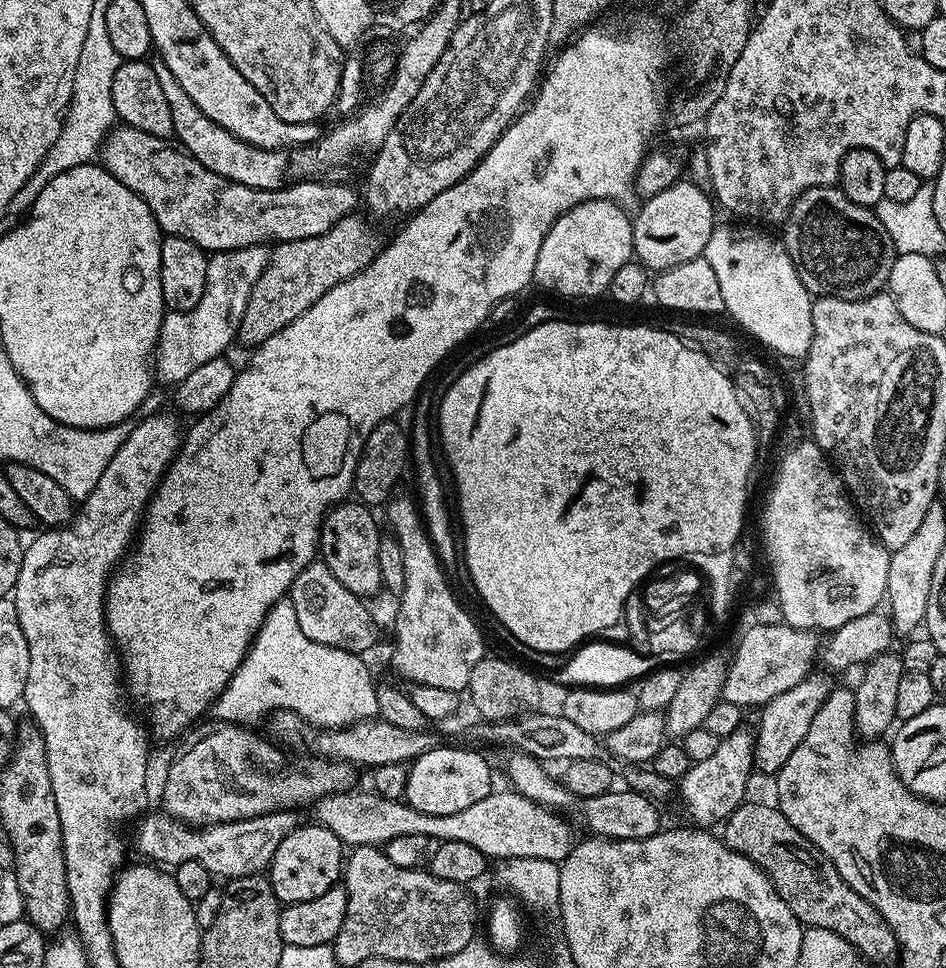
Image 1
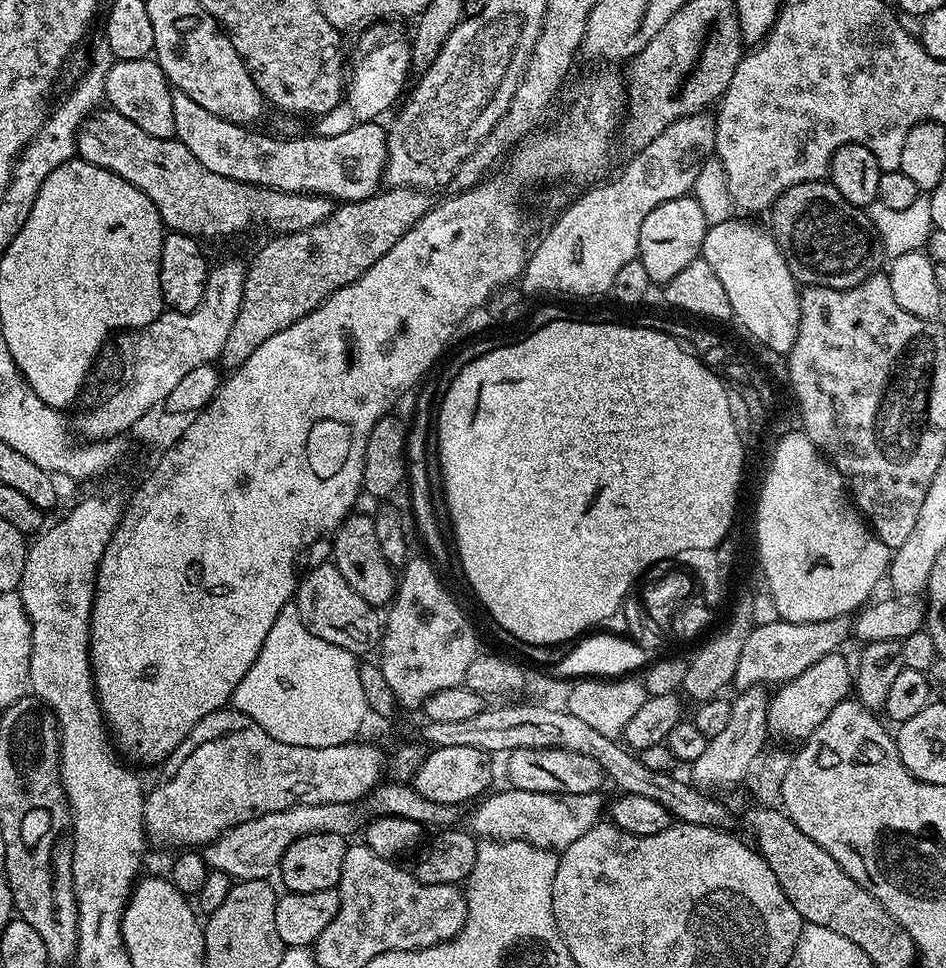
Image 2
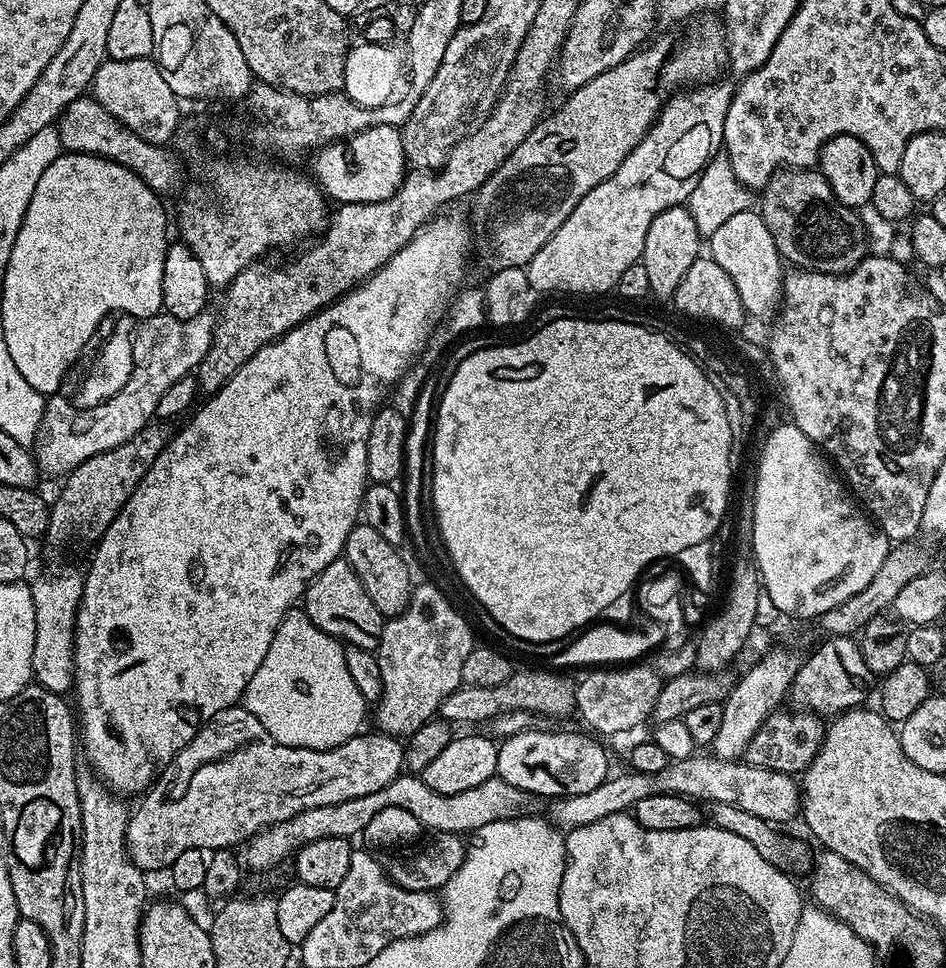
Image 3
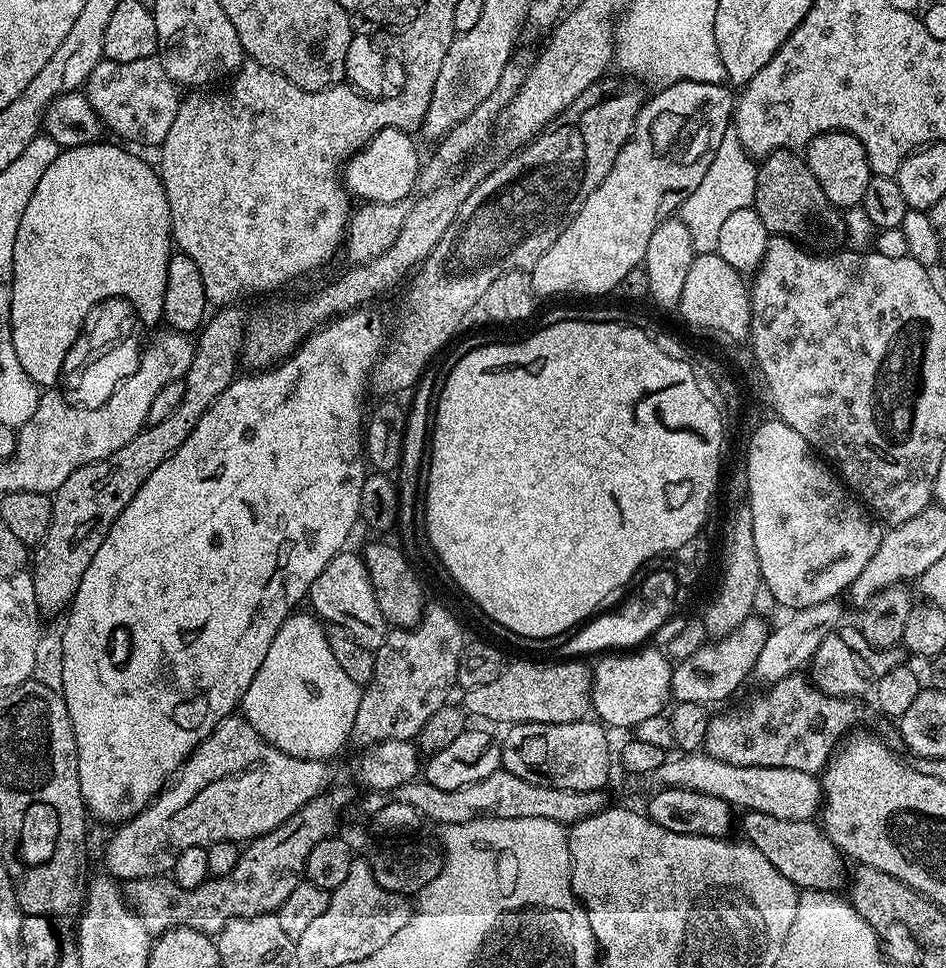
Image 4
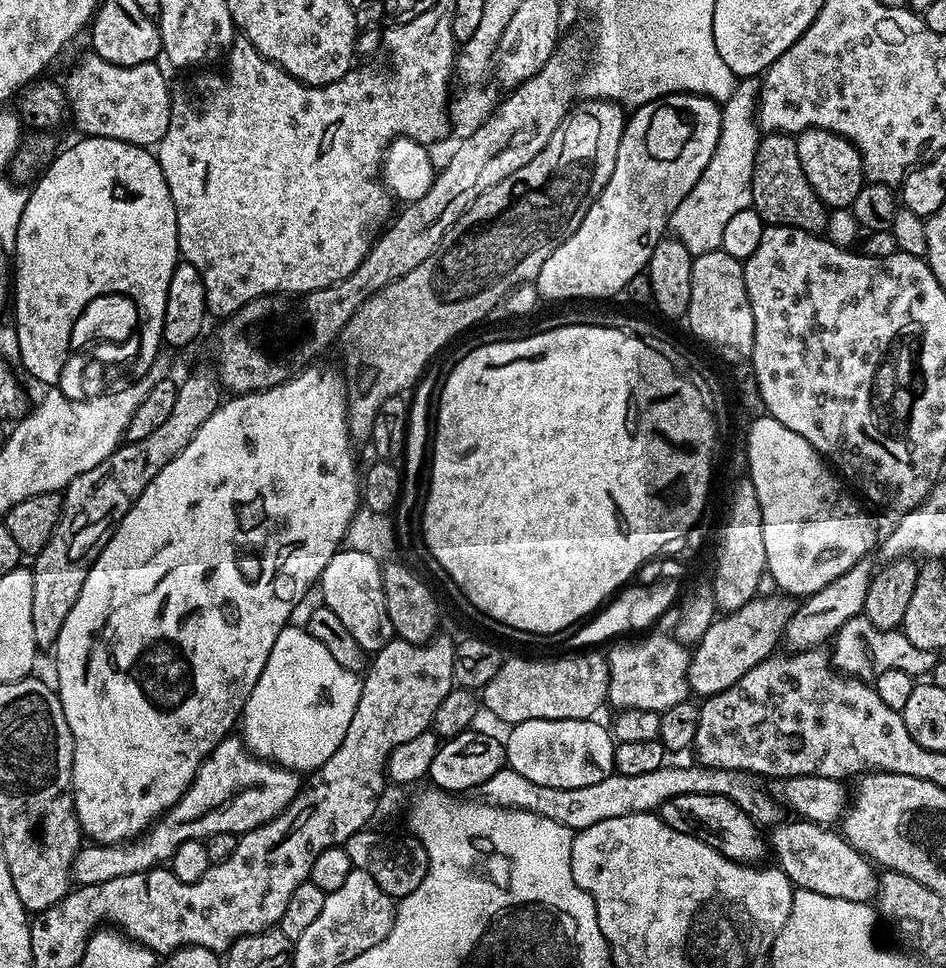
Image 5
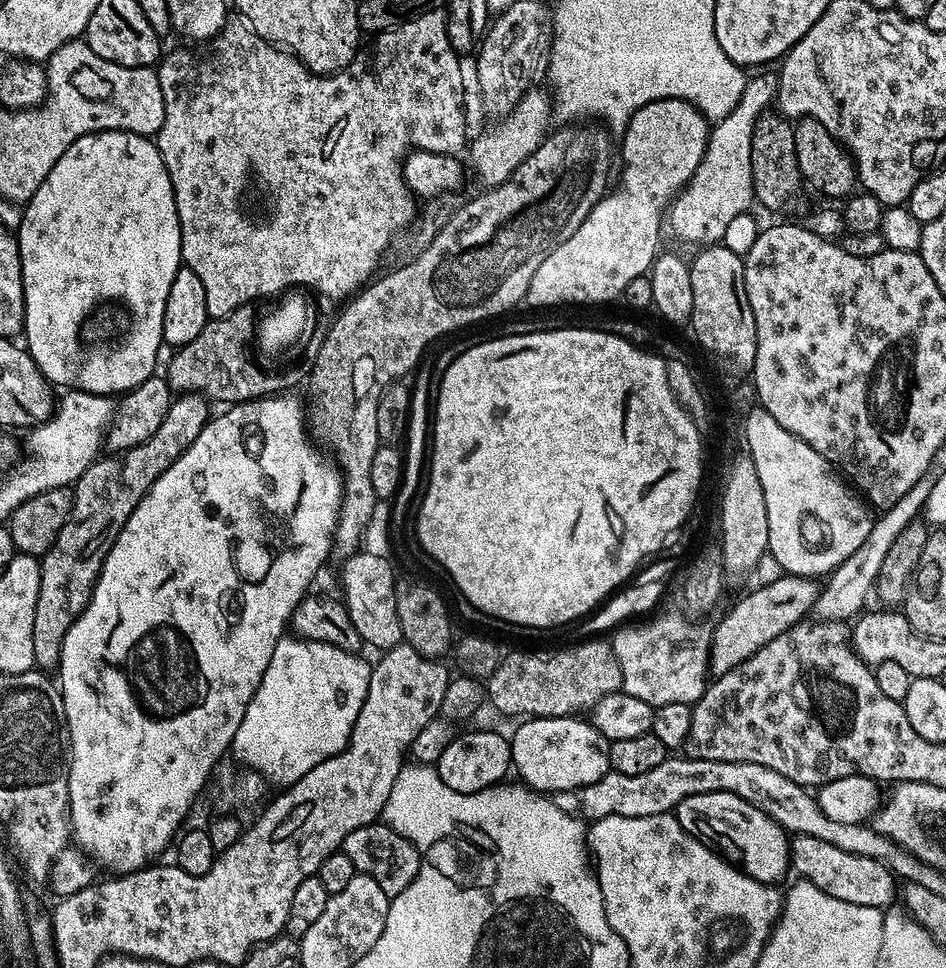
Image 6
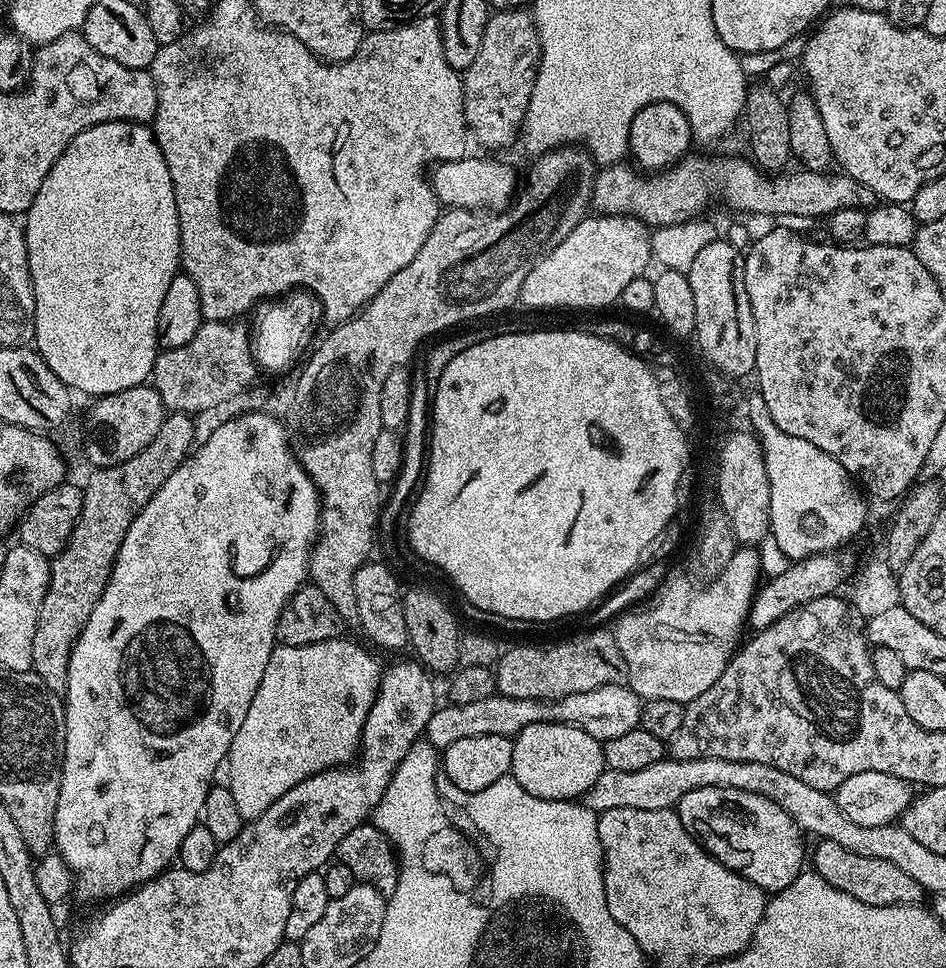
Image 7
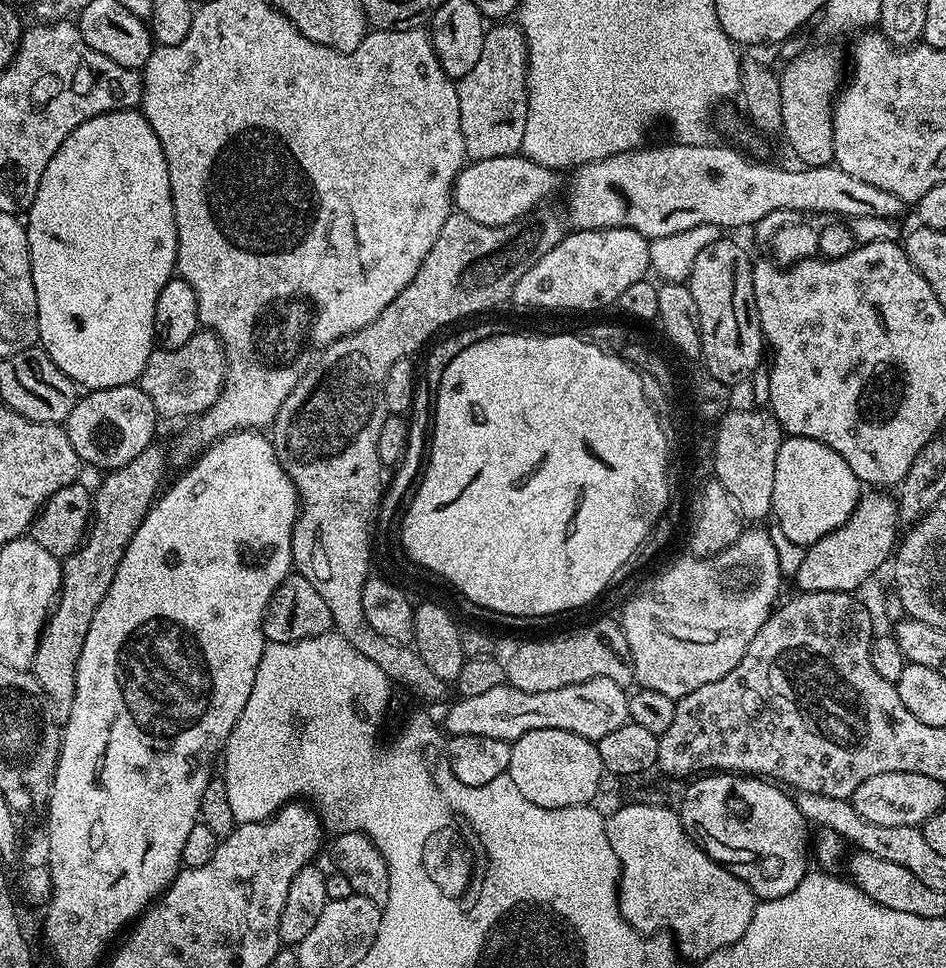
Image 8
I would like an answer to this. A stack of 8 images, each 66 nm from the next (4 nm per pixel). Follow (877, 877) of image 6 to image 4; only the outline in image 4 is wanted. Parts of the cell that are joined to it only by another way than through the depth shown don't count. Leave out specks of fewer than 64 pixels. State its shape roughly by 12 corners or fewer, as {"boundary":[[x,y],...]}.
{"boundary":[[745,811],[738,828],[797,889],[836,890],[845,857],[812,820]]}

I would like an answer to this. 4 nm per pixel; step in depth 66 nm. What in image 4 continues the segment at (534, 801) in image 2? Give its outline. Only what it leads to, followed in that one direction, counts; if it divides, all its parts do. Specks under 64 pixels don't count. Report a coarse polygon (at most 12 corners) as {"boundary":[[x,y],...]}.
{"boundary":[[701,750],[631,777],[643,794],[685,788],[736,810],[812,820],[813,773],[730,766]]}

